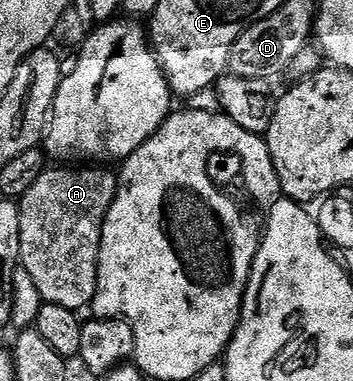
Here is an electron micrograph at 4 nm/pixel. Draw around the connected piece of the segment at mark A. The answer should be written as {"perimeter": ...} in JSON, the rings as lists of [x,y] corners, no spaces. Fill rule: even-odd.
{"perimeter":[[[55,167],[41,173],[33,186],[19,197],[19,251],[20,268],[31,275],[35,291],[39,291],[46,305],[58,305],[74,311],[92,306],[97,290],[97,260],[101,250],[101,228],[107,211],[115,199],[117,173],[105,169],[81,169],[85,167]]]}

